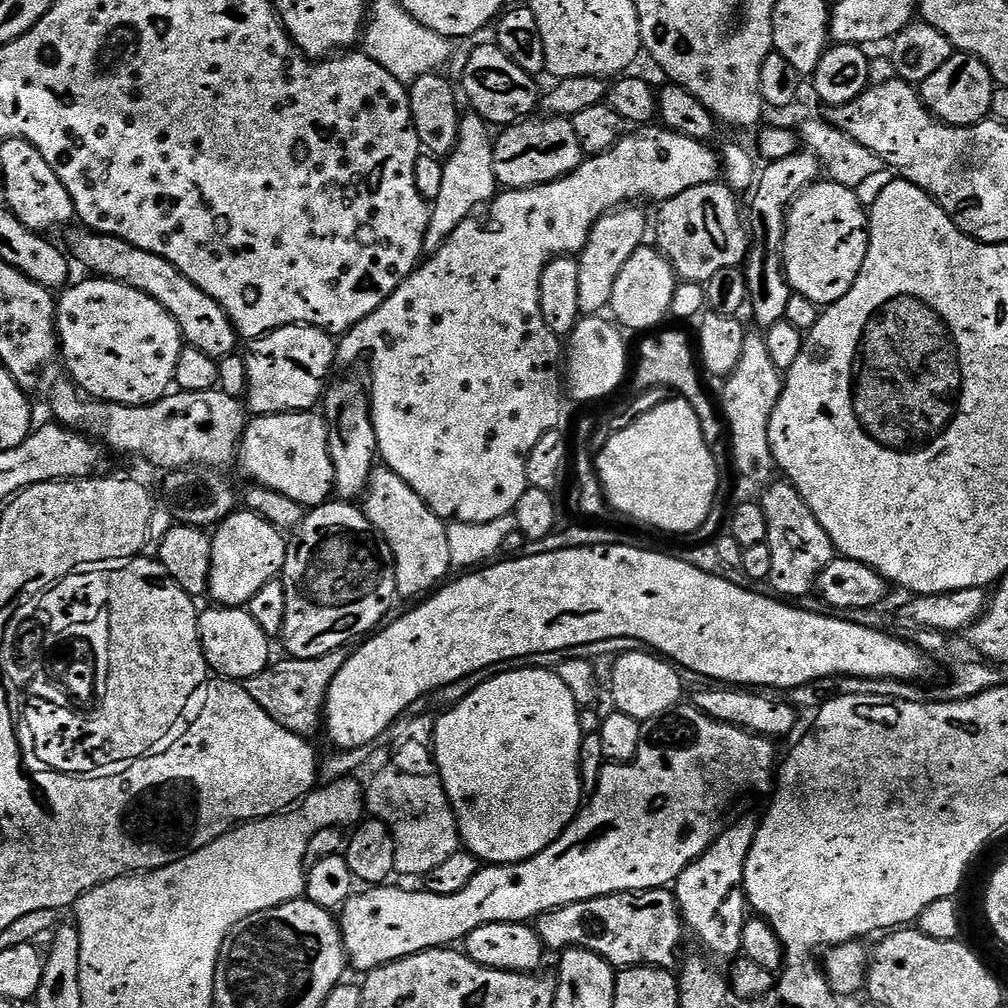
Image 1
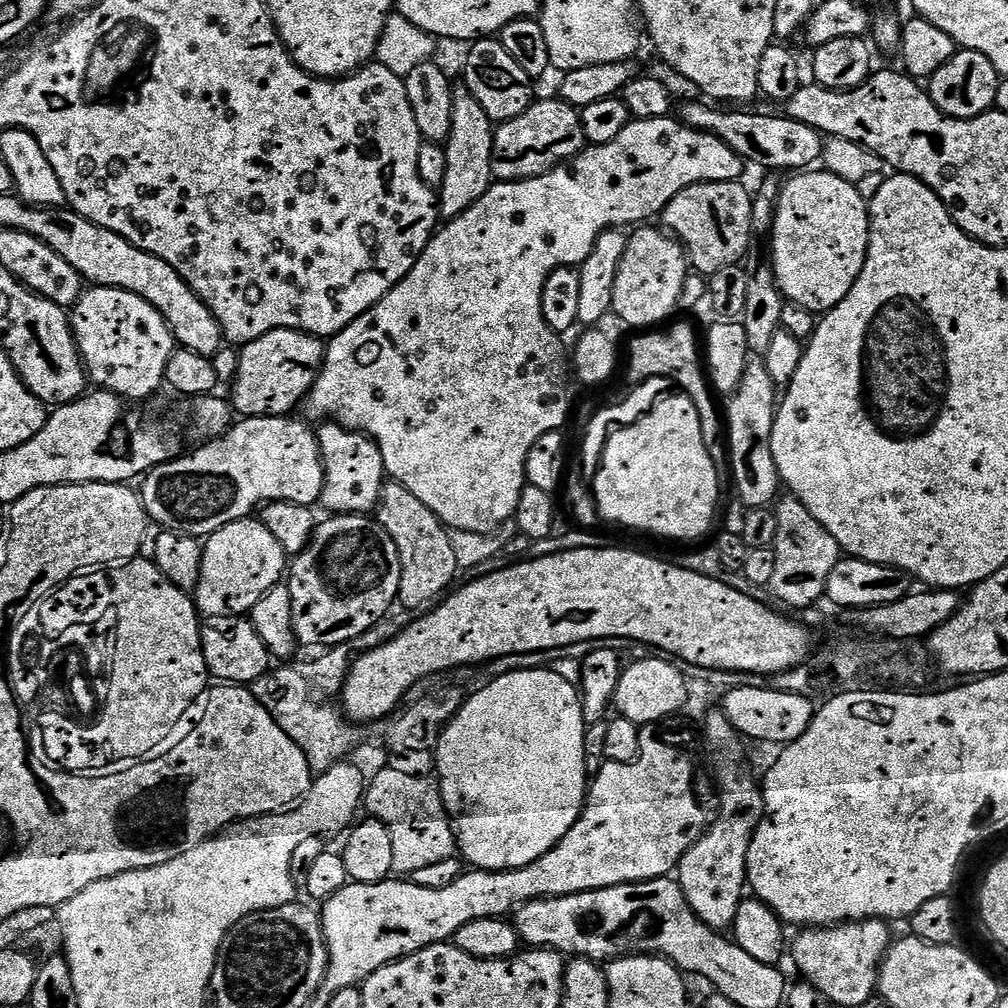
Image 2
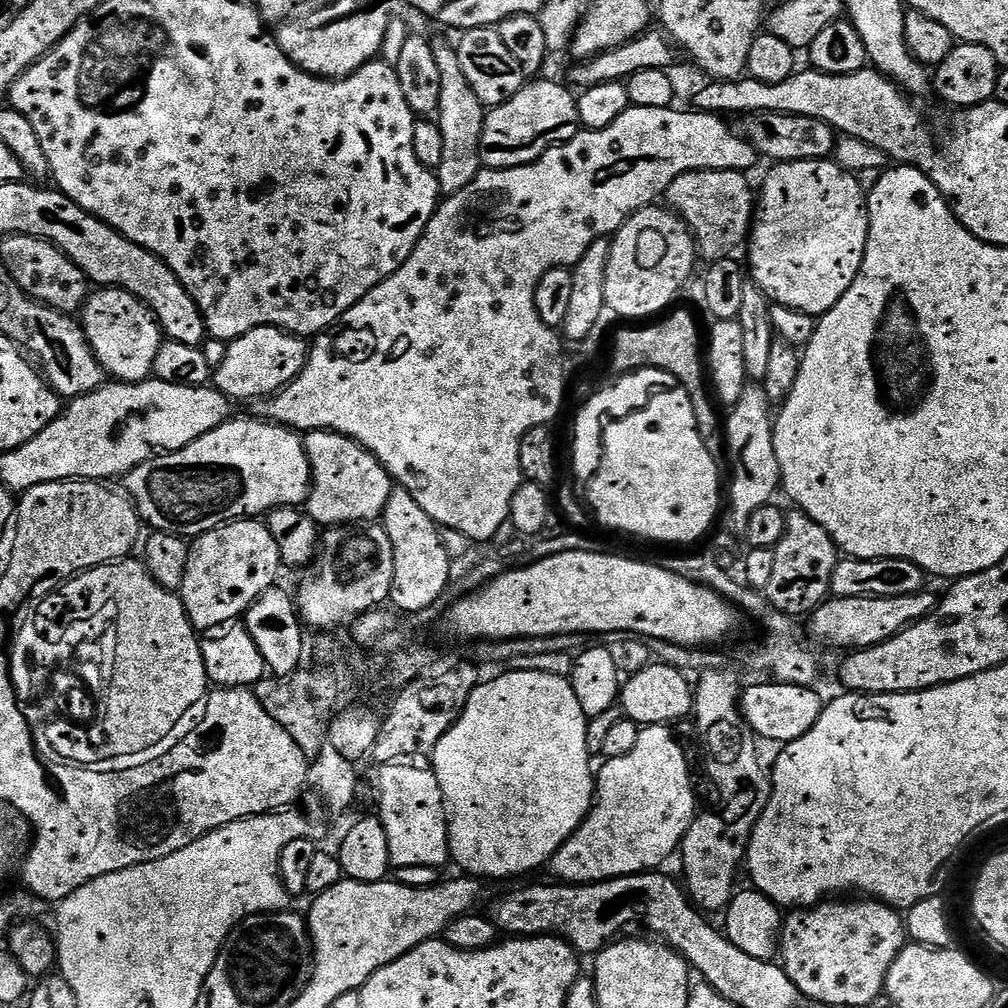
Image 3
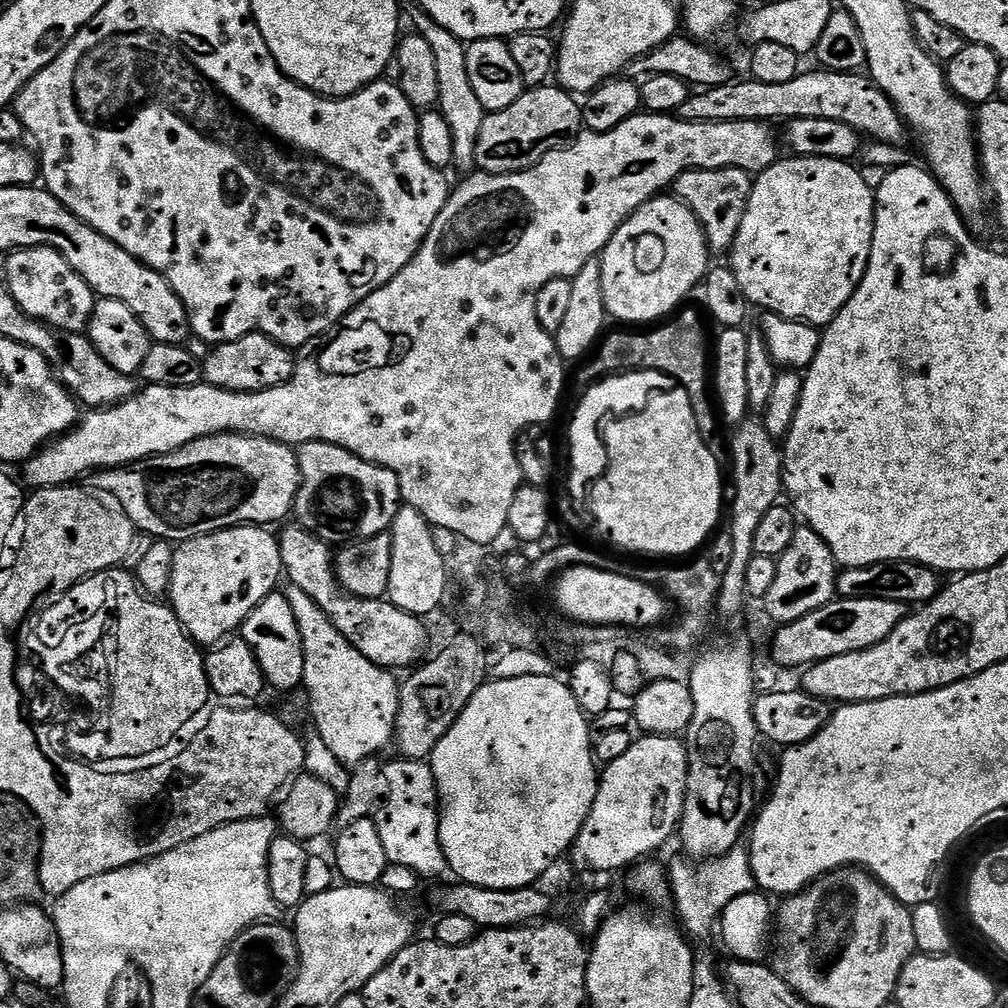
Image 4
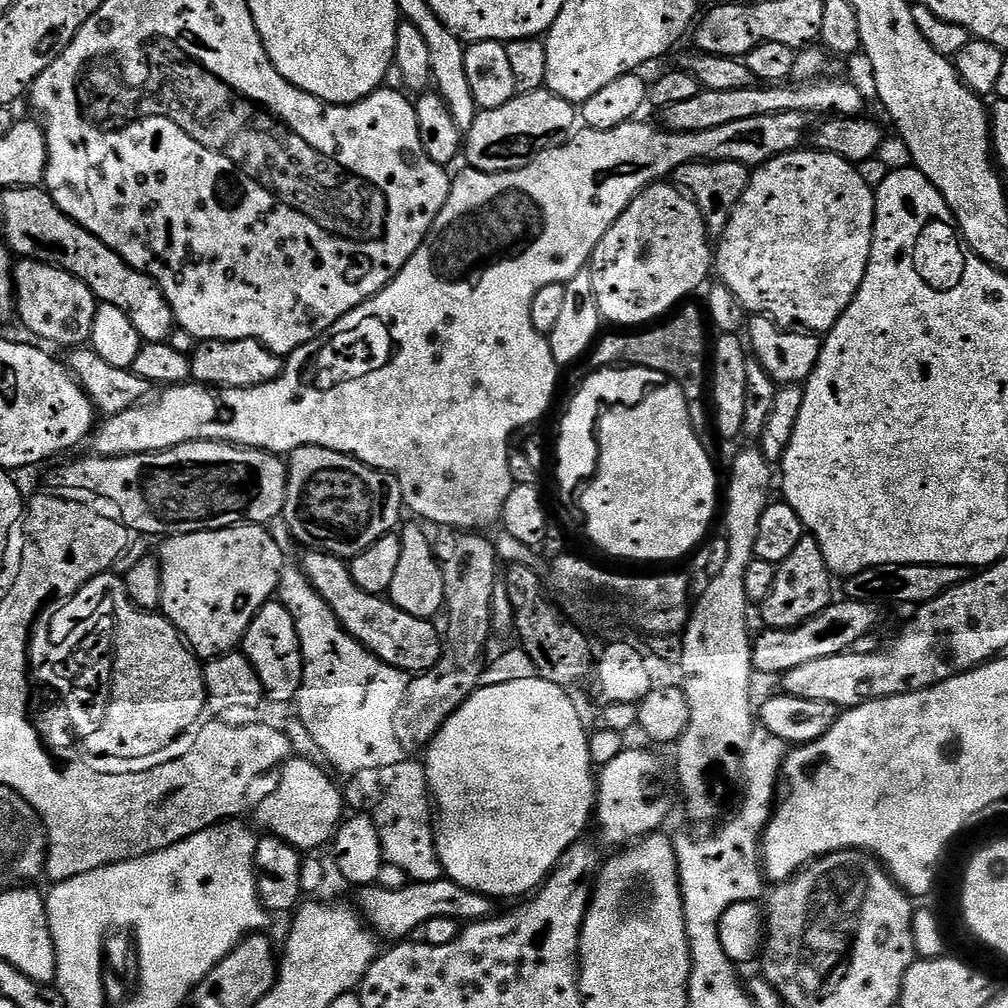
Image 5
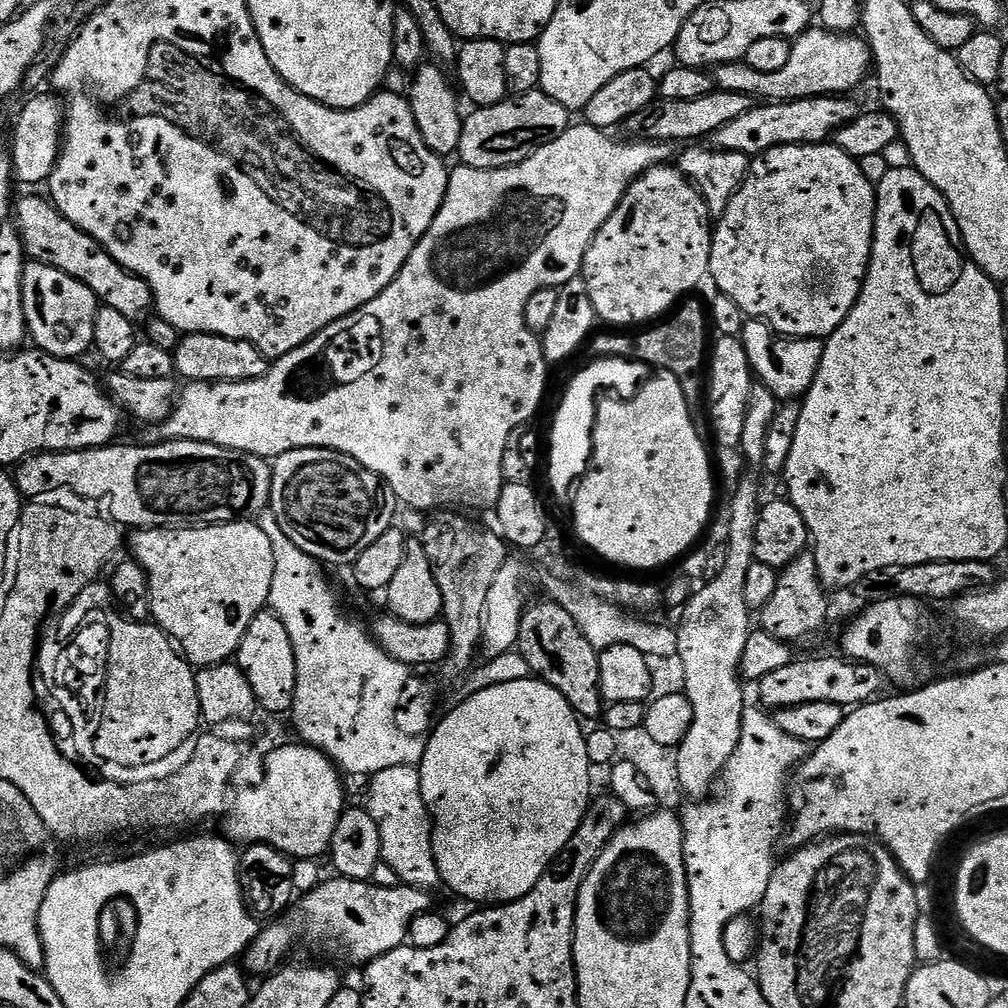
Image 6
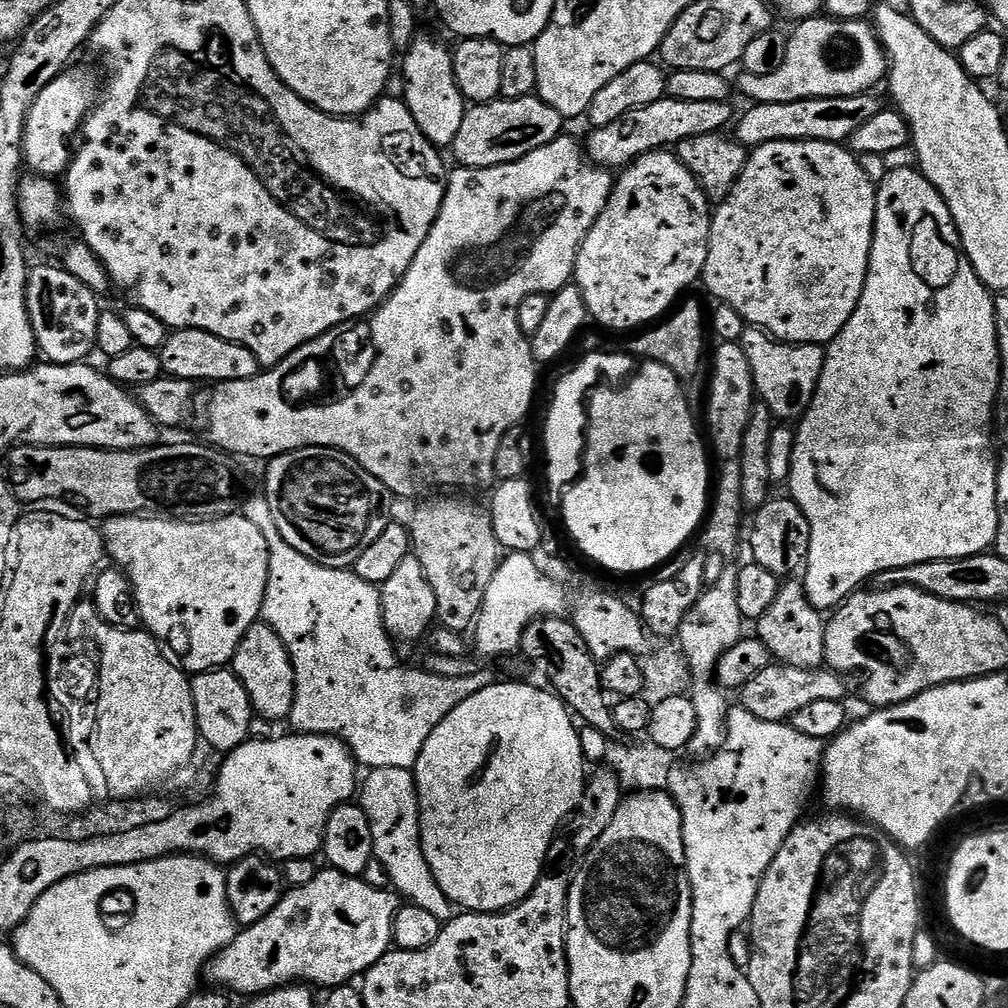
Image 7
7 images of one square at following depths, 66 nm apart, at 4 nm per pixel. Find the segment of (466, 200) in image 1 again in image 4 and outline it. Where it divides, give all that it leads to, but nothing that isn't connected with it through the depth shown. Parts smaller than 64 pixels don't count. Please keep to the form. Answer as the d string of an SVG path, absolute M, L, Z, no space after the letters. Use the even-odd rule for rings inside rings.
M412 2L412 5L407 5L406 12L412 15L412 20L416 23L415 31L422 38L426 38L426 42L430 42L430 47L434 49L434 58L438 69L438 86L440 94L440 103L438 110L446 118L446 122L450 126L450 138L454 138L454 158L453 165L458 169L461 168L461 173L468 174L476 168L476 151L478 150L478 134L482 134L482 122L486 115L482 102L478 102L478 94L474 94L474 86L470 86L470 73L466 71L466 54L468 53L465 41L460 40L454 34L450 34L450 30L446 30L442 26L438 26L438 22L434 22L419 3Z

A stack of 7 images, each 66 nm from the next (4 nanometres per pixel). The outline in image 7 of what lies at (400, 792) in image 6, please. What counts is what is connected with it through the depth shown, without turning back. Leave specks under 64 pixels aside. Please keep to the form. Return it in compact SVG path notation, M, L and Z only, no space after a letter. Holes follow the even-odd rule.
M386 766L373 768L367 775L368 781L365 784L363 781L358 803L370 822L374 859L382 862L382 866L386 866L386 874L390 874L392 888L407 903L422 906L422 910L434 914L434 918L438 918L441 922L451 920L454 905L446 898L446 894L442 894L442 886L438 886L430 870L430 862L426 862L426 854L422 850L420 799L416 793L413 769Z

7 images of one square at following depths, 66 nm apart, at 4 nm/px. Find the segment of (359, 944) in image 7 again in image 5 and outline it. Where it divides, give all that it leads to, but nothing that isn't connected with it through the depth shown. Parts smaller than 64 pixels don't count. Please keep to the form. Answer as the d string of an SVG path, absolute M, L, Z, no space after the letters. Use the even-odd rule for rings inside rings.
M441 878L434 882L410 882L402 890L386 890L379 886L364 886L359 889L359 911L365 921L373 929L378 930L381 937L388 942L400 942L412 931L423 929L434 918L450 918L461 922L487 920L493 915L493 901L489 897L466 890L466 886L458 886L458 882Z

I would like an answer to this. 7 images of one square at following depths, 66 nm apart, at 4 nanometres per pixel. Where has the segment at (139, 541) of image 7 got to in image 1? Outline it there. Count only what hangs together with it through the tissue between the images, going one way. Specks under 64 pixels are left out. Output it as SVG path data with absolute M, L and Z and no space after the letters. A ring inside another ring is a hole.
M237 510L221 520L212 536L212 570L208 592L217 605L243 608L254 594L283 573L290 548L284 541L285 533L256 512Z

